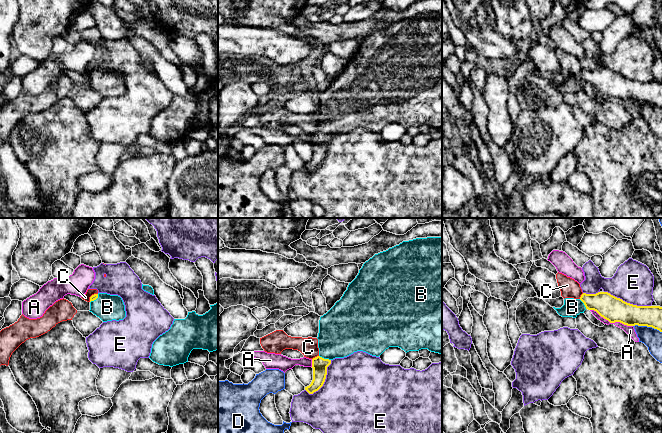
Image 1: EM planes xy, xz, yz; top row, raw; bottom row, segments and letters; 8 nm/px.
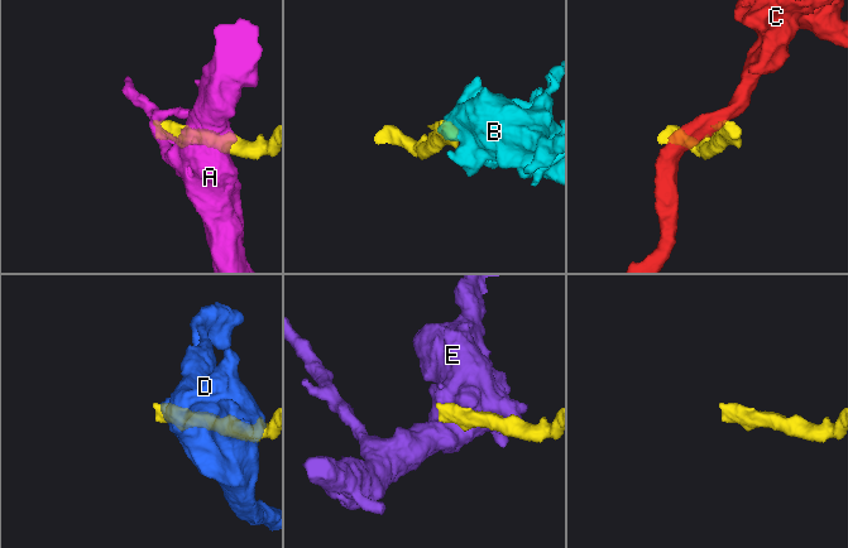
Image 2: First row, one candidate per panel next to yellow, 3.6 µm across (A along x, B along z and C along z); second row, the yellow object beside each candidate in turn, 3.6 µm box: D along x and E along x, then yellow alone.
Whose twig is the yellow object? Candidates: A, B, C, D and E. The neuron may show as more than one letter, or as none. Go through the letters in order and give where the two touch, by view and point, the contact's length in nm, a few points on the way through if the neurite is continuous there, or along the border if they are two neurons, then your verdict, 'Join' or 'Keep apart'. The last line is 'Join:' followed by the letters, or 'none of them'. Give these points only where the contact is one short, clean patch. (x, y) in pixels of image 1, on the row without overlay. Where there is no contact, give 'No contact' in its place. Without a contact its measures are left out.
A: Touches yellow at yz (611, 98). Shared border 380 nm. Keep apart
B: Touches yellow at xz (325, 135). Shared border 100 nm. Path across: xz (319, 140), (325, 135), (332, 119), (341, 109). Join
C: Touches yellow at xz (315, 133). Shared border 70 nm. Boundary: xz (318, 131), (312, 135). Keep apart
D: Touches yellow at yz (647, 102). Shared border 240 nm. Keep apart
E: Touches yellow at yz (626, 78). Shared border 400 nm. Keep apart
Join: B

